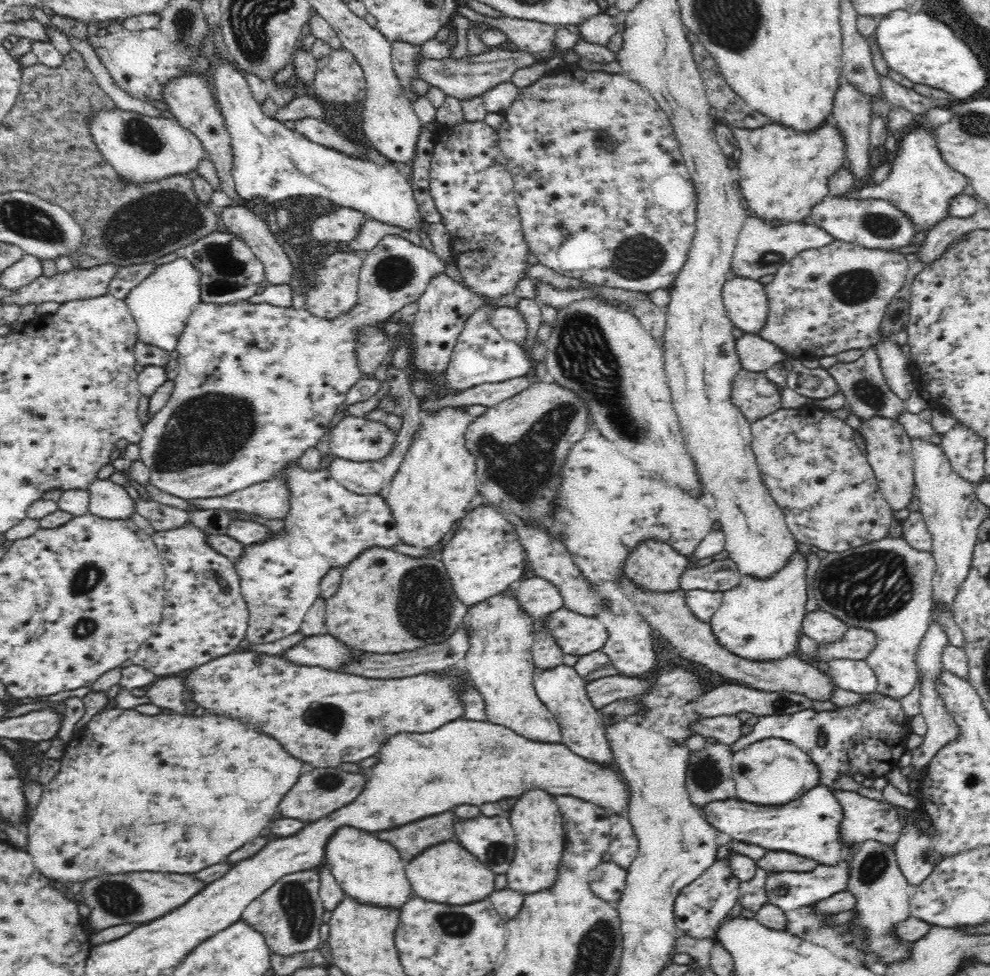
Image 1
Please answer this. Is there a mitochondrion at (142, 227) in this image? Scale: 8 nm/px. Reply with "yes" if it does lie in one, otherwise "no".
yes

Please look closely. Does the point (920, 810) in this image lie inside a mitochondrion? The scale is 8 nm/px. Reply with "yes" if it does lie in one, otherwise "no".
no

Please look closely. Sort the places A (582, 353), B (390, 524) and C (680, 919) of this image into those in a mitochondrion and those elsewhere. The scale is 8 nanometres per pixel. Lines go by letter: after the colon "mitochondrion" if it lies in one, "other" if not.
A: mitochondrion
B: other
C: other

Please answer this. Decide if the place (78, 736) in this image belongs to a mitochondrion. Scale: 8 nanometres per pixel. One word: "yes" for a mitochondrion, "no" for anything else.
no

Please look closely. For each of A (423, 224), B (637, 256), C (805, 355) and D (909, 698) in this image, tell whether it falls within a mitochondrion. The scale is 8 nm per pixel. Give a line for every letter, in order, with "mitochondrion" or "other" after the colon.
A: other
B: mitochondrion
C: other
D: other

